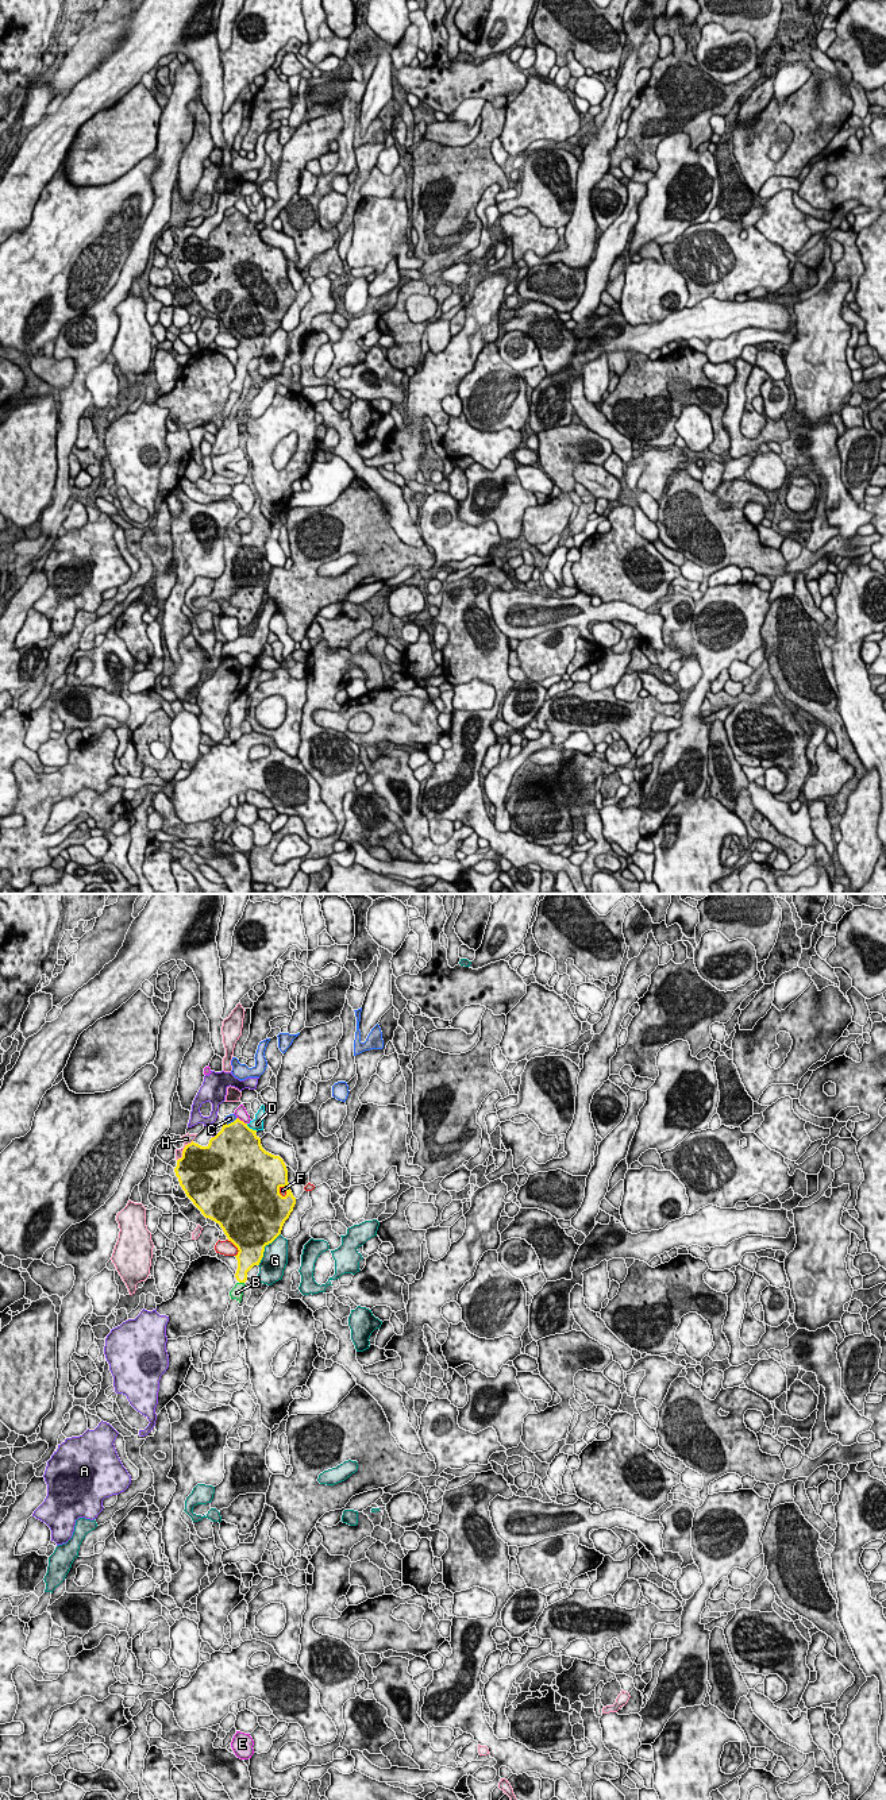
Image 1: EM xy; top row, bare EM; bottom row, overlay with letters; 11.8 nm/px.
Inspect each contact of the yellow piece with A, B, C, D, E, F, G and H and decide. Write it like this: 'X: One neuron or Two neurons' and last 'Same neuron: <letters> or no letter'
A: Two neurons
B: One neuron
C: Two neurons
D: Two neurons
E: Two neurons
F: Two neurons
G: Two neurons
H: Two neurons
Same neuron: B

